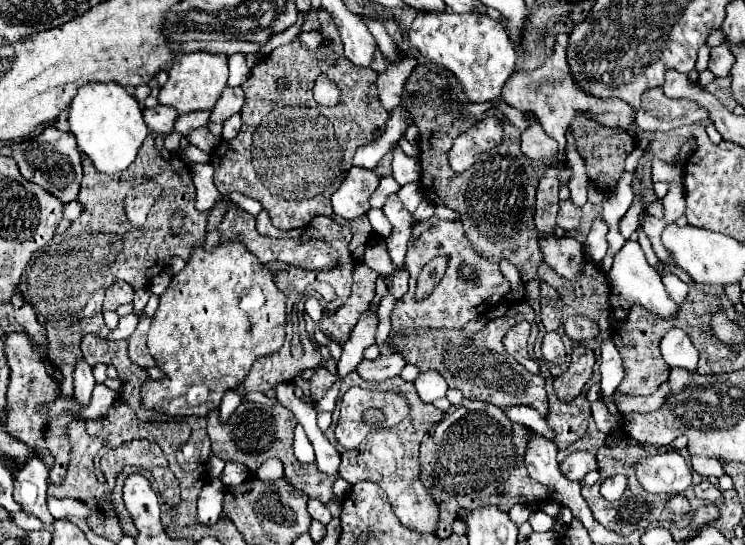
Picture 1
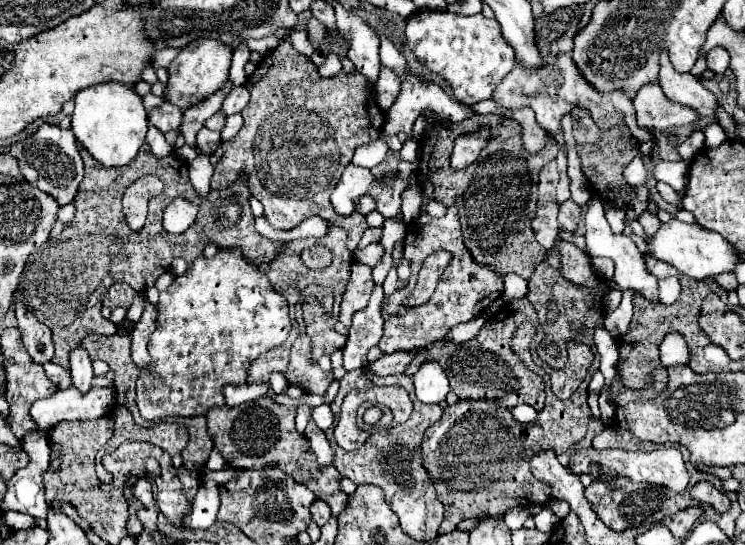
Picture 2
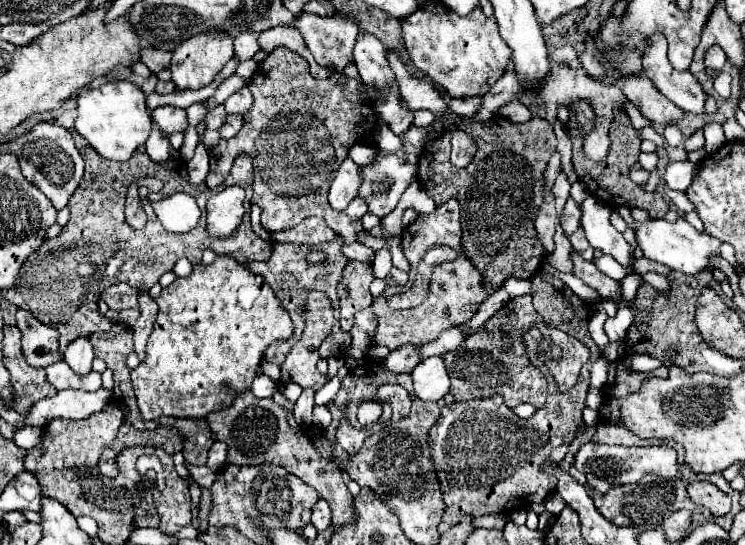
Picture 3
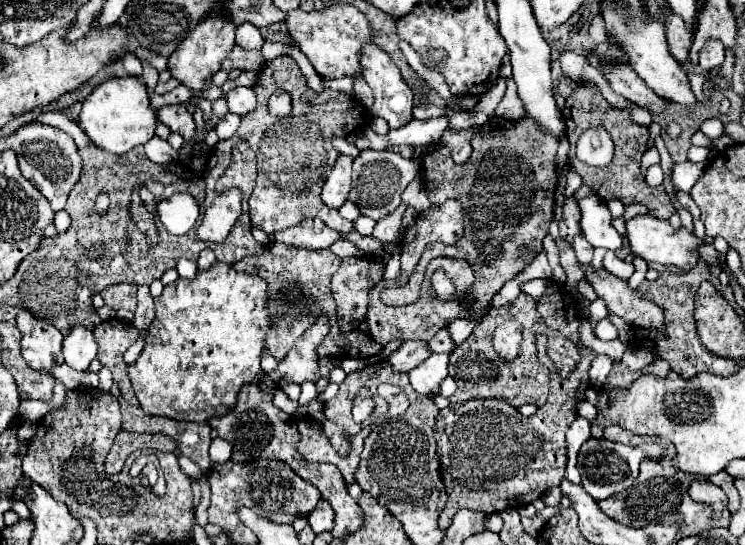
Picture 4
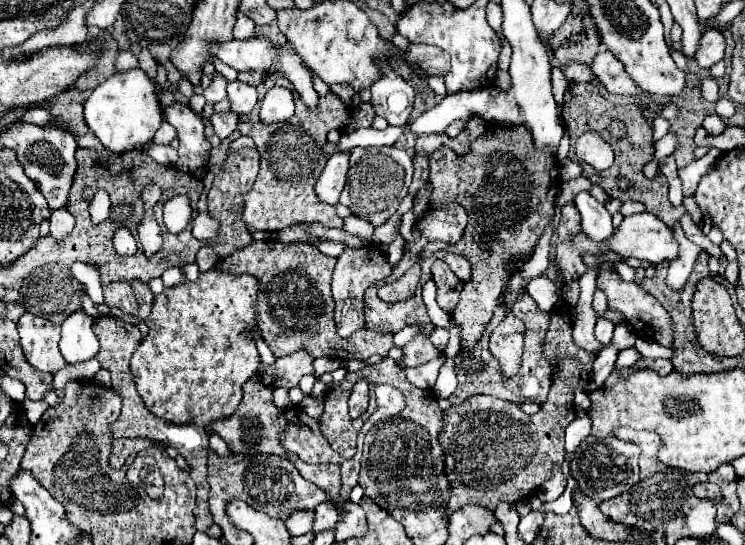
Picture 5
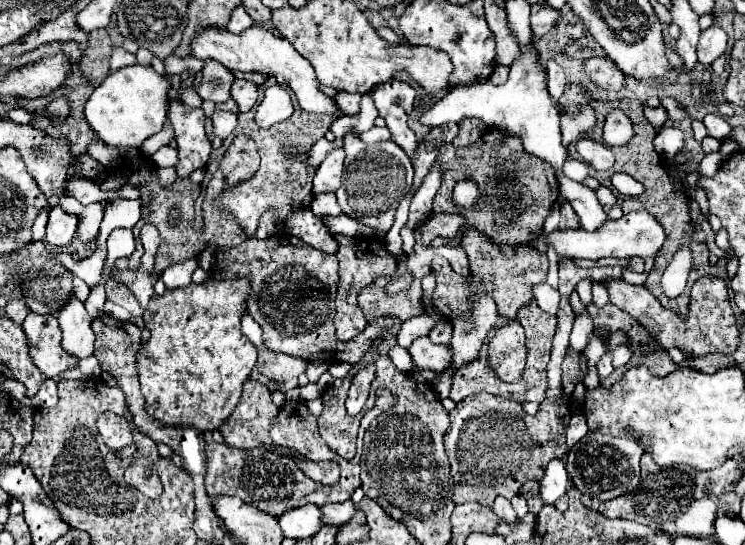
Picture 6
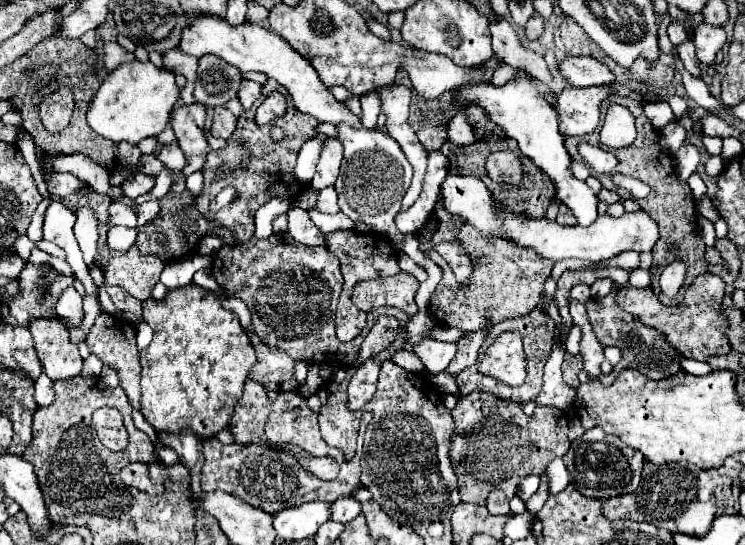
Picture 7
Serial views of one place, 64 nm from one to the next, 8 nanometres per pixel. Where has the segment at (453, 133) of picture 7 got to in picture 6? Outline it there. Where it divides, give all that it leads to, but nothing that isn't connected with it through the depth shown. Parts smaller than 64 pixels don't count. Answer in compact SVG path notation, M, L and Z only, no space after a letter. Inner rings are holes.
M468 118L468 120L464 120L464 122L460 124L460 132L458 132L458 136L452 140L452 144L454 144L456 148L460 148L460 146L470 146L470 144L474 144L474 142L482 136L484 130L486 130L486 126L482 126L482 122L478 122L476 118Z

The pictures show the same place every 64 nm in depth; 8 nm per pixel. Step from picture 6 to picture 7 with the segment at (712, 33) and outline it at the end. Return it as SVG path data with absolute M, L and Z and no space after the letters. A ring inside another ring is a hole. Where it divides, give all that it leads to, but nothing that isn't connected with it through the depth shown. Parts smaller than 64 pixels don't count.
M700 24L698 30L694 32L694 42L696 42L696 56L698 56L698 60L702 64L710 66L710 64L714 64L716 54L726 44L726 32L720 26Z

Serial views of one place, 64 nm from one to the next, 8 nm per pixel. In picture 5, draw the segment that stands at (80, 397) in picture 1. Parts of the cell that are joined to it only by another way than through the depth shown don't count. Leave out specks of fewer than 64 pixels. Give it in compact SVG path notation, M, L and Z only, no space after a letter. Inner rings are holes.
M84 310L74 312L64 320L60 352L68 364L80 364L98 354L100 344L92 330L92 322L94 318Z

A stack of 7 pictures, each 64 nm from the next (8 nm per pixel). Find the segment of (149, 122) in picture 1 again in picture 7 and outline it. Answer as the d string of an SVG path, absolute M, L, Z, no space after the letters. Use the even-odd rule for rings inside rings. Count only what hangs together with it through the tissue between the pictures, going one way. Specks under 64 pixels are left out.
M176 104L170 116L170 126L176 134L178 146L182 148L186 156L186 166L180 170L182 179L173 184L169 195L175 197L186 189L188 174L202 170L206 162L206 154L210 152L208 140L204 136L204 120L206 120L206 108L202 104Z

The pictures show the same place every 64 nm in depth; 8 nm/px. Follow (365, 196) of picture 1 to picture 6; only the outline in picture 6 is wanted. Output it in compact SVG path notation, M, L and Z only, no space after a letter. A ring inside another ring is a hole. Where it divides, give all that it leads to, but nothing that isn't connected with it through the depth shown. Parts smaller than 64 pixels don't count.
M332 150L328 154L328 158L320 164L316 176L314 176L314 194L334 194L340 188L340 178L342 178L342 170L344 170L344 150Z

